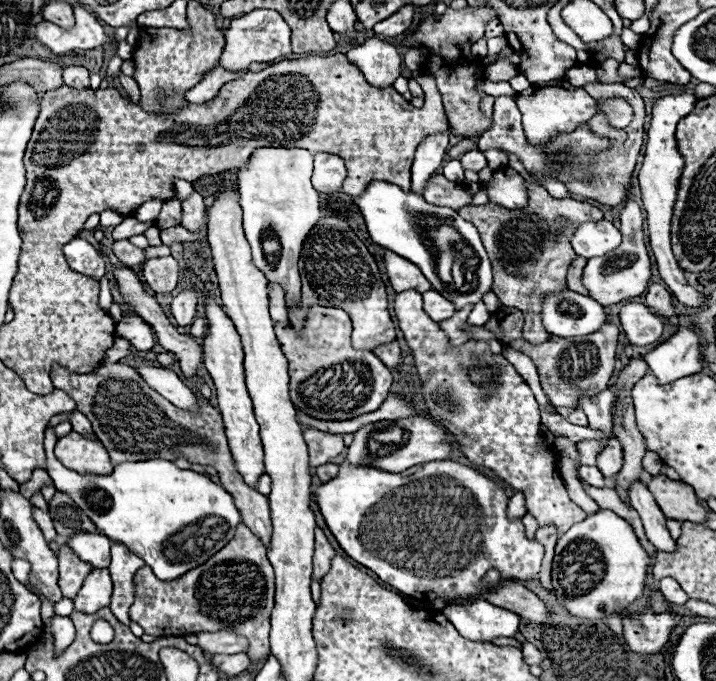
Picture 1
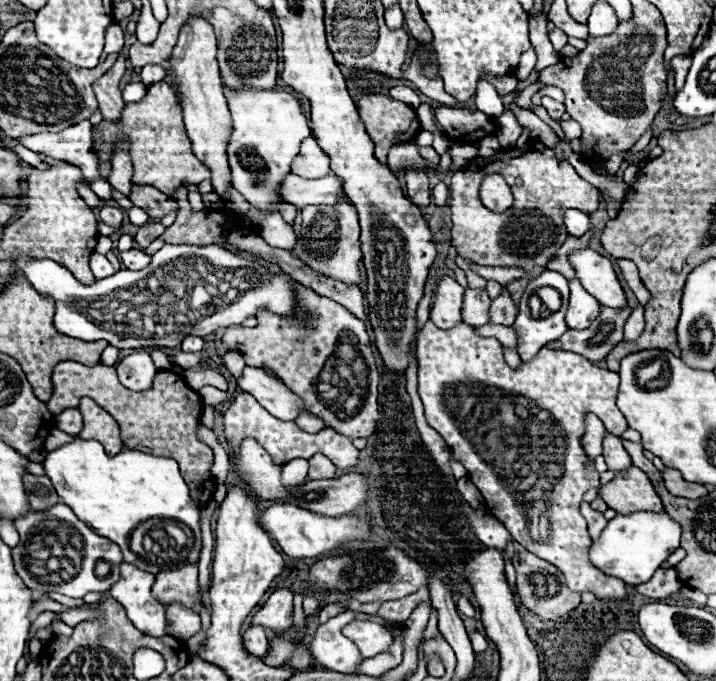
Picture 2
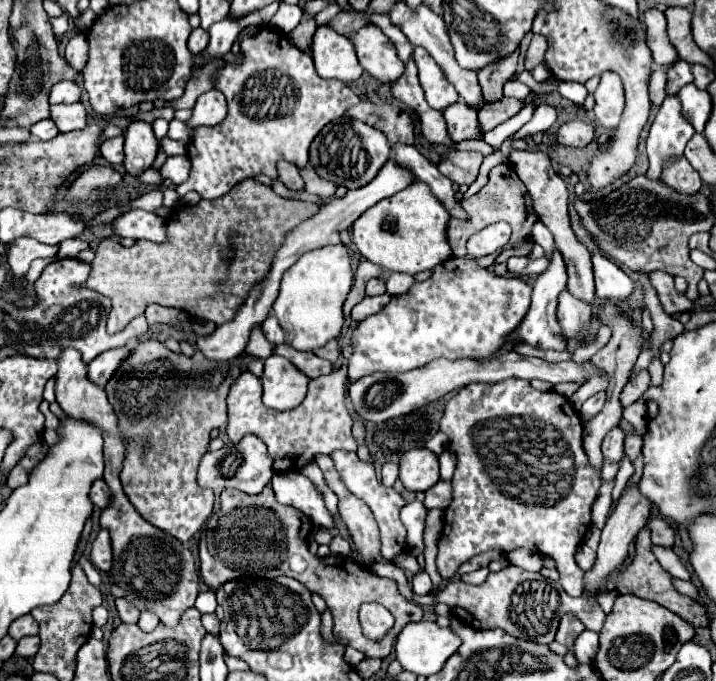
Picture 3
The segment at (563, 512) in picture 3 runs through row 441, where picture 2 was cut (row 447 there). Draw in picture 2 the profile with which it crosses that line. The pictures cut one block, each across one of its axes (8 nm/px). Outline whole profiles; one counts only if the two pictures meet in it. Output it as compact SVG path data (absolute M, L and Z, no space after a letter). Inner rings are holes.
M428 320L418 334L418 392L424 402L424 416L428 424L446 440L450 454L460 462L468 478L476 484L486 500L486 508L498 518L526 550L552 562L566 578L566 586L572 592L592 592L598 600L626 600L626 584L618 578L600 574L588 562L590 536L586 520L580 514L580 502L584 492L600 486L598 472L586 472L584 462L588 456L580 444L584 436L586 414L596 414L606 430L620 436L628 430L624 414L616 406L618 396L618 374L602 370L586 358L564 352L542 348L530 364L512 370L504 362L502 344L496 338L482 338L474 326L458 324L450 330L442 330Z

